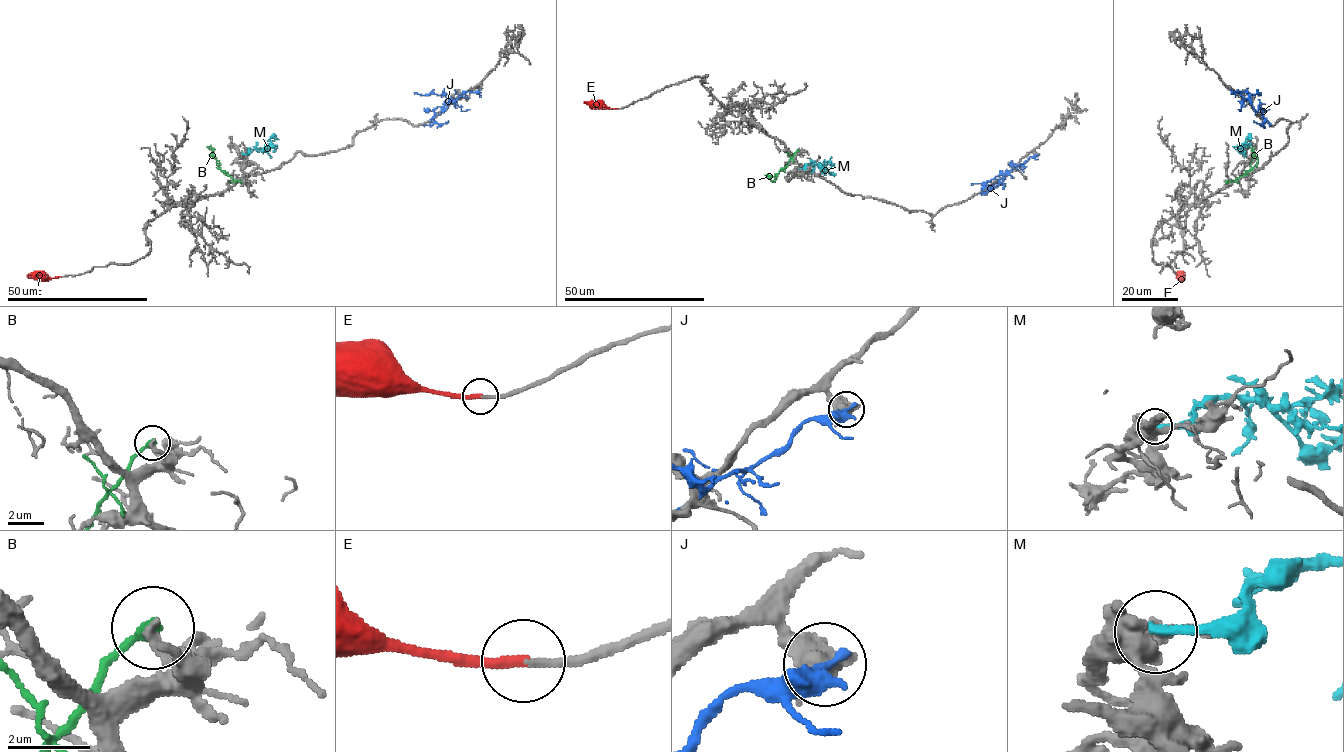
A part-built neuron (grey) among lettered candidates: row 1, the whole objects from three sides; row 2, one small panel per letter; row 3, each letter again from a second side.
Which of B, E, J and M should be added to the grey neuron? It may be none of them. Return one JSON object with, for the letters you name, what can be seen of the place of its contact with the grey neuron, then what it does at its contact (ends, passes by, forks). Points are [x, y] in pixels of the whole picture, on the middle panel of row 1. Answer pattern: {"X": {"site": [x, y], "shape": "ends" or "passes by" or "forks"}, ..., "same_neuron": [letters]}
{"E": {"site": [617, 108], "shape": "ends"}, "same_neuron": ["E"]}

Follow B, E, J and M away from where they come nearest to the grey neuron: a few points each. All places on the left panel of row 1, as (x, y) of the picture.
B: (241, 183), (219, 168), (213, 150), (207, 148)
E: (59, 277), (26, 275)
J: (480, 91), (466, 91), (452, 100), (443, 111), (439, 106), (434, 110), (434, 121), (441, 125), (448, 121)
M: (241, 153), (260, 149), (270, 143), (272, 137), (278, 139)

